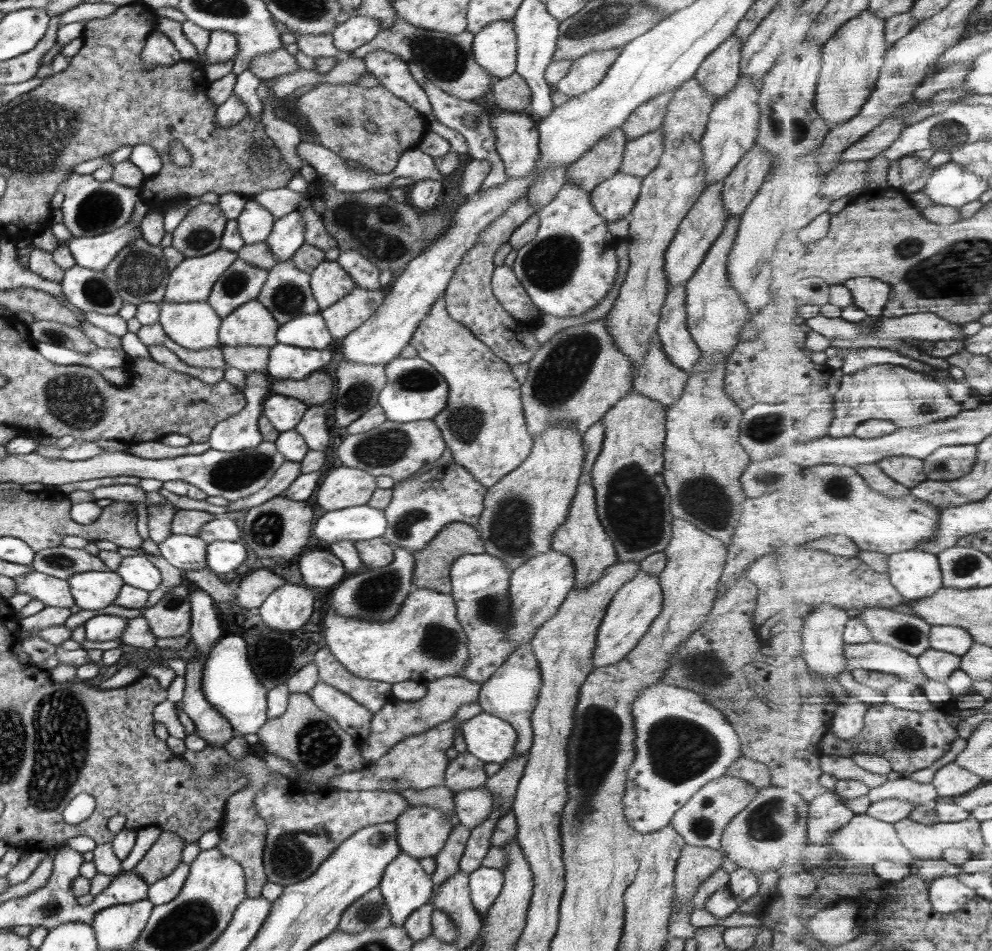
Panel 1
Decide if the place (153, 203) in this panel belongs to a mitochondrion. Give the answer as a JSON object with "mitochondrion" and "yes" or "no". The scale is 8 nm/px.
{"mitochondrion":"no"}

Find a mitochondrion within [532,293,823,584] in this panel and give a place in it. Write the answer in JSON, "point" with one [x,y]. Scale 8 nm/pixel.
{"point":[633,507]}

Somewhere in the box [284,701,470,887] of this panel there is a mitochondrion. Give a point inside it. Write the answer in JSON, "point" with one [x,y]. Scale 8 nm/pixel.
{"point":[317,743]}

